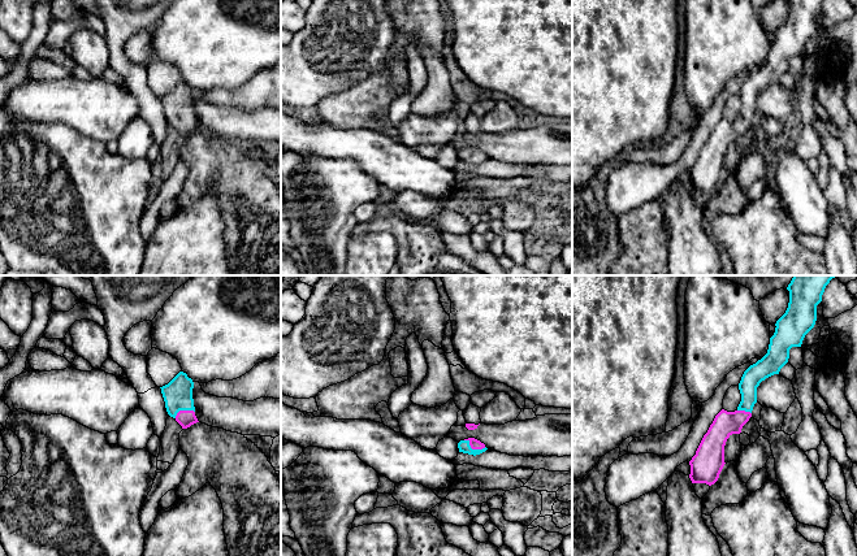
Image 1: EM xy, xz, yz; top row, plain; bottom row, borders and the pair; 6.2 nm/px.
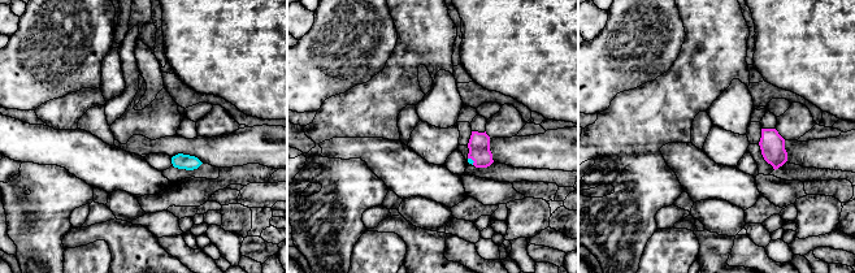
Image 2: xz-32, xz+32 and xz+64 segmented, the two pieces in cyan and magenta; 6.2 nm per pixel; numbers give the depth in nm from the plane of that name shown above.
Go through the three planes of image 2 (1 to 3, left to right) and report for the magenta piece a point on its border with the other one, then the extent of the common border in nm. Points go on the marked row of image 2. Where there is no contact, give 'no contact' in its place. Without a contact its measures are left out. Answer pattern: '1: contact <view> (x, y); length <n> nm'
1: no contact
2: contact xz+32 (472, 160); length 60 nm
3: no contact

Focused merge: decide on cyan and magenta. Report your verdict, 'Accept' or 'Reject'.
Accept

